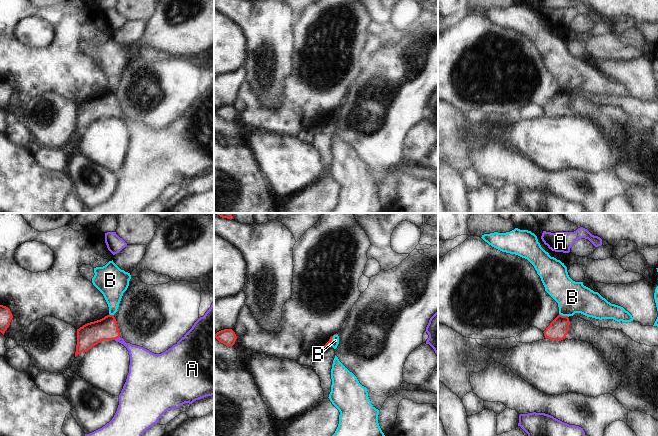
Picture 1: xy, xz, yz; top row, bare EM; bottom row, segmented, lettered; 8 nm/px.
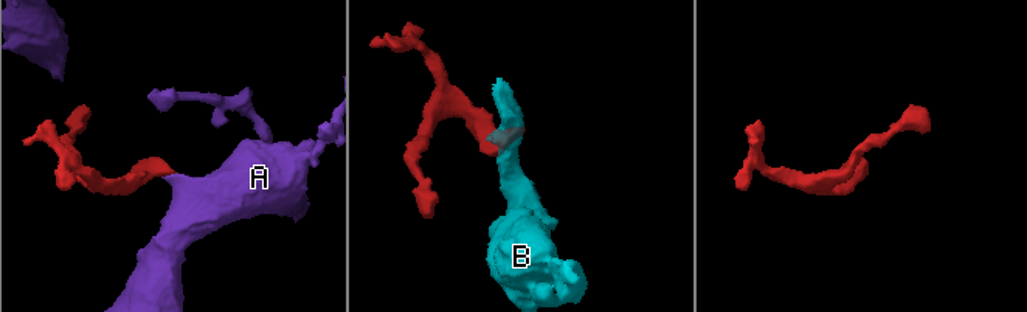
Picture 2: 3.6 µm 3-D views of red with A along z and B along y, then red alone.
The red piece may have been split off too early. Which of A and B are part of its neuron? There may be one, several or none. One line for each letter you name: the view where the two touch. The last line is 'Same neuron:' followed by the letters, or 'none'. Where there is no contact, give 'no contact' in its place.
A: contact in xy
Same neuron: A

